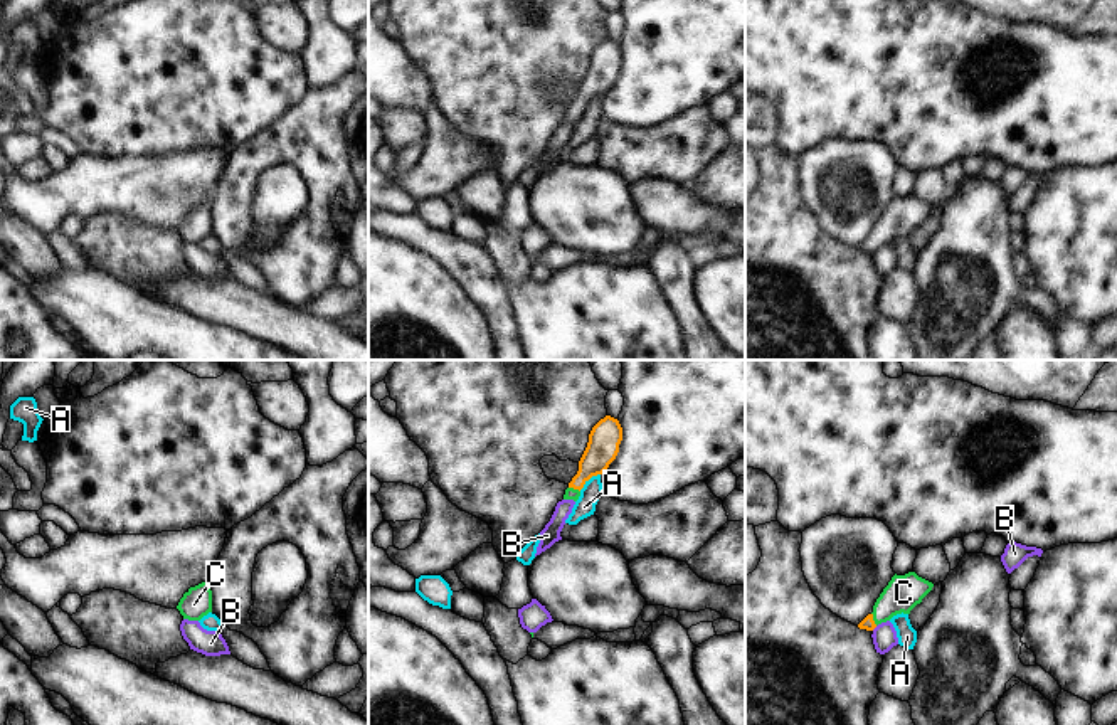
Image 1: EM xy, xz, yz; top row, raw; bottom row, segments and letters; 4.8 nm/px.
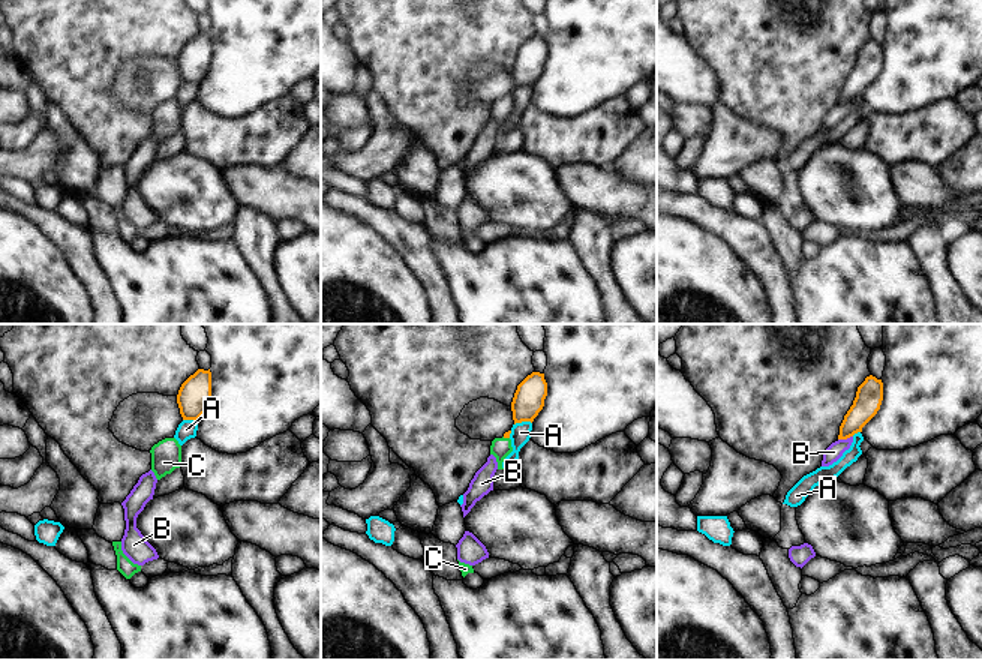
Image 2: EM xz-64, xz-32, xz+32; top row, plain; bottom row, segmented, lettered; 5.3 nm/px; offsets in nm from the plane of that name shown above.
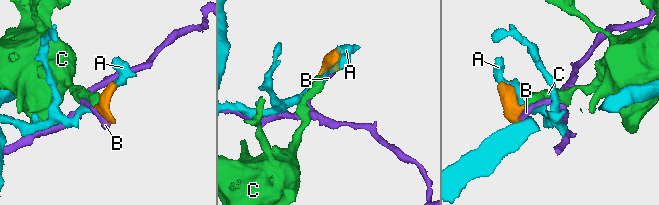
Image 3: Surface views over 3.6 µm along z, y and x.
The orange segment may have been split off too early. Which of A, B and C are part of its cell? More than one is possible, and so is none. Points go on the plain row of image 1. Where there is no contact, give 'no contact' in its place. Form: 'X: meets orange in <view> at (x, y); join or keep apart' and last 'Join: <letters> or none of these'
A: meets orange in xz at (589, 101); keep apart
B: meets orange in yz at (873, 251); keep apart
C: meets orange in yz at (872, 243); join
Join: C

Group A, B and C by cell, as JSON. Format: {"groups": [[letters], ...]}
{"groups": [["A"], ["B"], ["C"]]}

